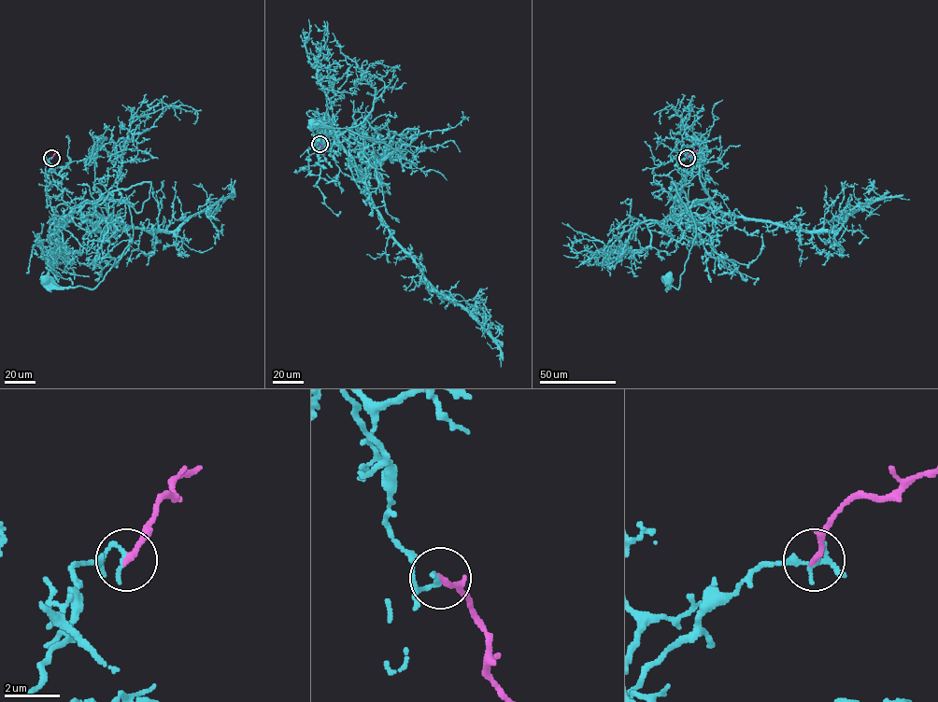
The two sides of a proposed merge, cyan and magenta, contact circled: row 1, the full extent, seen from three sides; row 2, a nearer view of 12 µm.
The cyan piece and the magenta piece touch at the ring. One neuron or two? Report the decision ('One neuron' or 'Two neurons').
Two neurons

